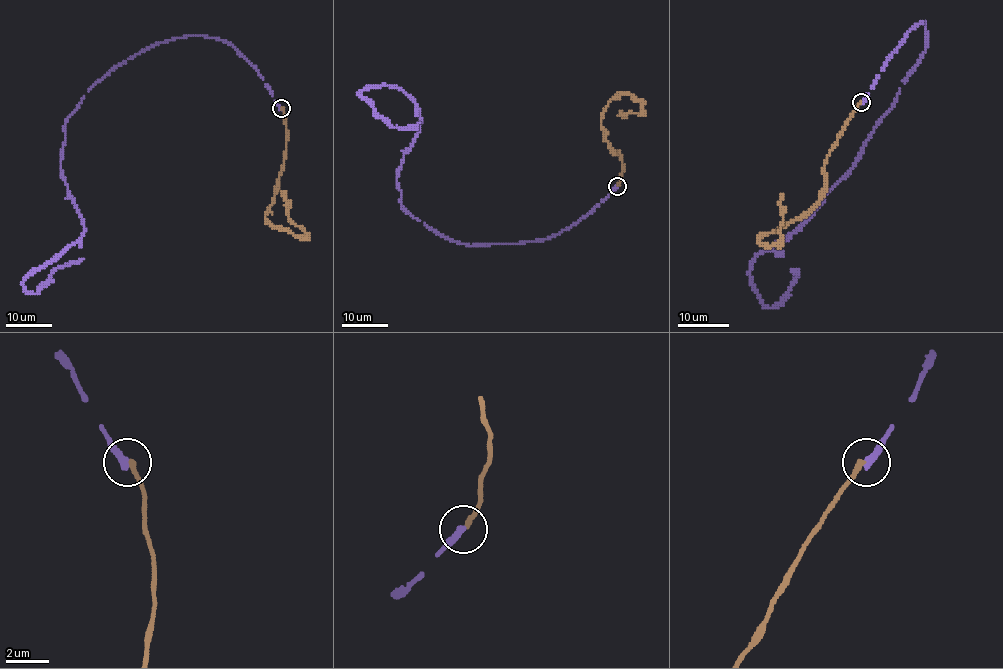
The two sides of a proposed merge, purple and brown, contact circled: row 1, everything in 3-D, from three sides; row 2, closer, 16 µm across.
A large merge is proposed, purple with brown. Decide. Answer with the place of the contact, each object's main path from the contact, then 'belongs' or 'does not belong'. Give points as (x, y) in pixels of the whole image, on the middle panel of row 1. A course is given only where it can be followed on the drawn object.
at (617, 186); purple runs (617, 186), (547, 238), (449, 240), (400, 203), (419, 109), (386, 85), (360, 93), (392, 126), (419, 123); brown runs (618, 186), (621, 155), (611, 150), (600, 117), (621, 94), (641, 104), (639, 115), (619, 116); does not belong

